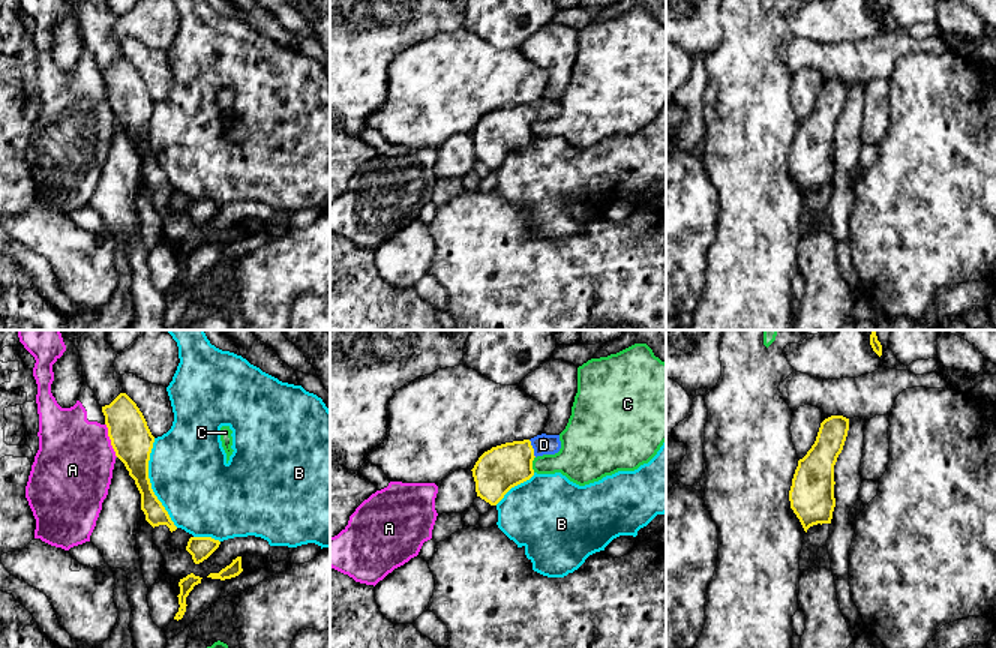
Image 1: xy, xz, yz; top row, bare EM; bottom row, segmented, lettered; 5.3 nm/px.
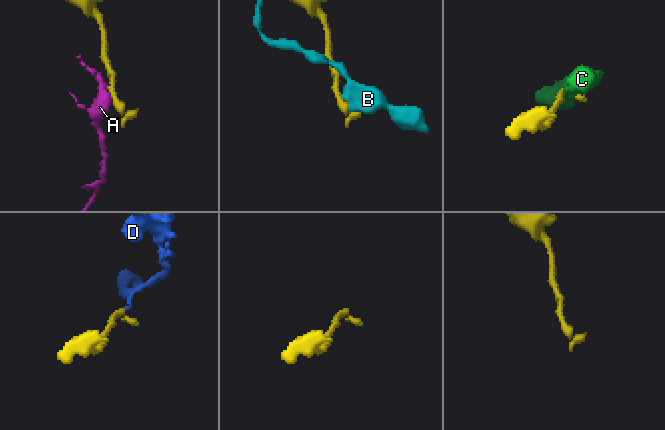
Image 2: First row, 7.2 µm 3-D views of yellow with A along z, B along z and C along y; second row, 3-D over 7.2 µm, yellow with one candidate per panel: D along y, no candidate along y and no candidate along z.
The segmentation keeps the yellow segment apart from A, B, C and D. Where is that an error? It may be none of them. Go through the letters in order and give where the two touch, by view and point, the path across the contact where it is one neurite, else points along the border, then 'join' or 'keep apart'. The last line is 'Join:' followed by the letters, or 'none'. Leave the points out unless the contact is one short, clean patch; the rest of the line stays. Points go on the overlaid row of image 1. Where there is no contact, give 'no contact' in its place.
A: meets yellow in xy at (110, 438); keep apart
B: meets yellow in xy at (150, 483); keep apart
C: meets yellow in xz at (531, 464); border along xz (534, 456), (533, 471); keep apart
D: meets yellow in xz at (533, 449); runs through xz (498, 470), (533, 449), (543, 444); join
Join: D

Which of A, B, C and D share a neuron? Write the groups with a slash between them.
A / B / C / D

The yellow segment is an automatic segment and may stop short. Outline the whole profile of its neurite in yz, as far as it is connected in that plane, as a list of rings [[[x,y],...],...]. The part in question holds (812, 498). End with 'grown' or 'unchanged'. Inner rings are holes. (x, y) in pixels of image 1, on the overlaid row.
[[[831,416],[820,423],[807,454],[798,460],[789,490],[790,508],[804,531],[818,524],[831,524],[836,507],[834,465],[843,450],[849,418]]] | unchanged

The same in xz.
[[[546,434],[492,447],[471,470],[477,496],[496,506],[512,488],[534,476],[532,460],[537,456],[555,454],[560,448],[560,435]]] | grown

